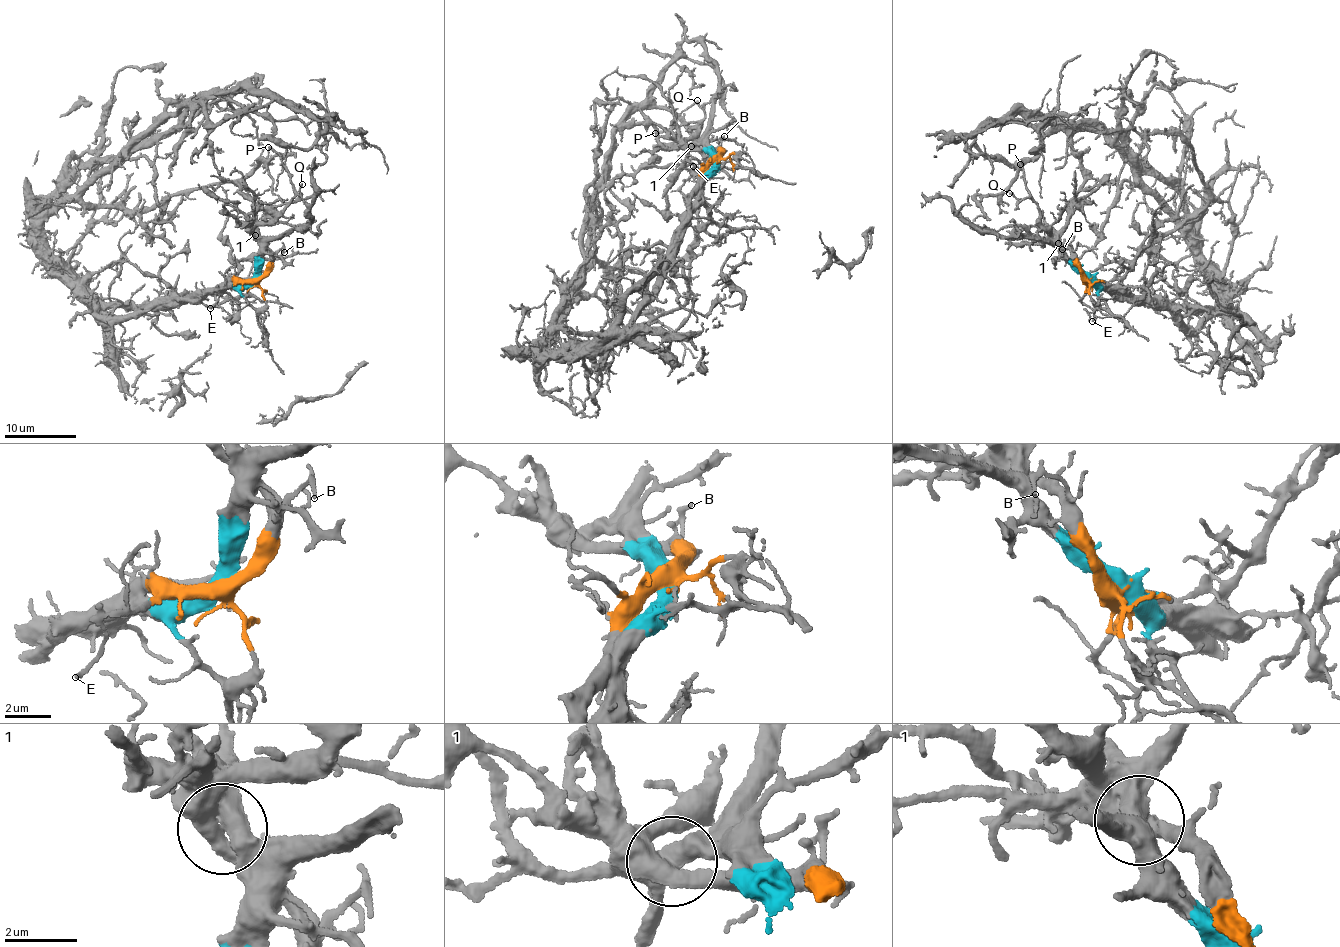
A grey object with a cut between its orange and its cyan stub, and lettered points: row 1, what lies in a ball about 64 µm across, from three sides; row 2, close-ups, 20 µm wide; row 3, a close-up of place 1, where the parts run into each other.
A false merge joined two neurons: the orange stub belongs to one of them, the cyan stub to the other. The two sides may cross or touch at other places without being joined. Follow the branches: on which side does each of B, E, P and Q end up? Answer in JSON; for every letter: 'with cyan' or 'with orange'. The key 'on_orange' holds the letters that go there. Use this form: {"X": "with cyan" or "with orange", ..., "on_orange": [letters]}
{"B": "with orange", "E": "with orange", "P": "with orange", "Q": "with orange", "on_orange": ["B", "E", "P", "Q"]}

